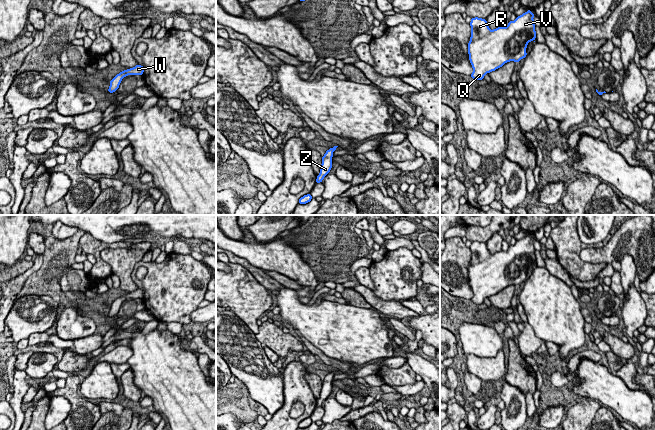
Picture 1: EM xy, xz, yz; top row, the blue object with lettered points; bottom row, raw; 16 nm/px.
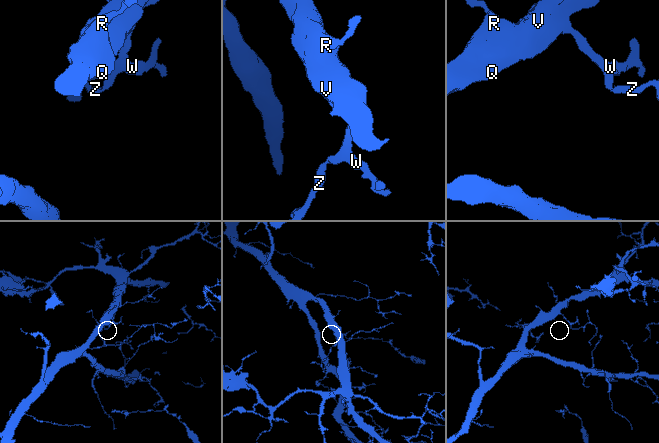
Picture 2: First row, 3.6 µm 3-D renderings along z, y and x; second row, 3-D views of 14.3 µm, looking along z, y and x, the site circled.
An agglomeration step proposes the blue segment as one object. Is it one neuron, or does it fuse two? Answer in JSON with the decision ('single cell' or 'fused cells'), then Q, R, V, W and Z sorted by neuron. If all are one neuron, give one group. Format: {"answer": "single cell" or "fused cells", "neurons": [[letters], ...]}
{"answer": "single cell", "neurons": [["Q", "R", "V", "W", "Z"]]}

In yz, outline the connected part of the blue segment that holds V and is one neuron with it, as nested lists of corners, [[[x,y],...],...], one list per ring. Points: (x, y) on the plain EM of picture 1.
[[[529,233],[514,245],[509,245],[507,251],[501,250],[494,254],[489,252],[486,243],[472,242],[468,267],[469,284],[473,291],[470,300],[482,304],[485,298],[505,287],[519,286],[525,282],[527,268],[536,263],[534,240]]]

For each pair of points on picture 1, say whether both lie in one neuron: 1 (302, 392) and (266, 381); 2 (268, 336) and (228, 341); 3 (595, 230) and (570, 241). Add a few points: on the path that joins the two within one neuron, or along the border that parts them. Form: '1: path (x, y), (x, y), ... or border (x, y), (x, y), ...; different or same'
1: border (283, 373), (284, 404), (278, 409); different
2: border (255, 335), (263, 345); different
3: border (576, 225), (579, 239), (582, 242), (601, 242); different

